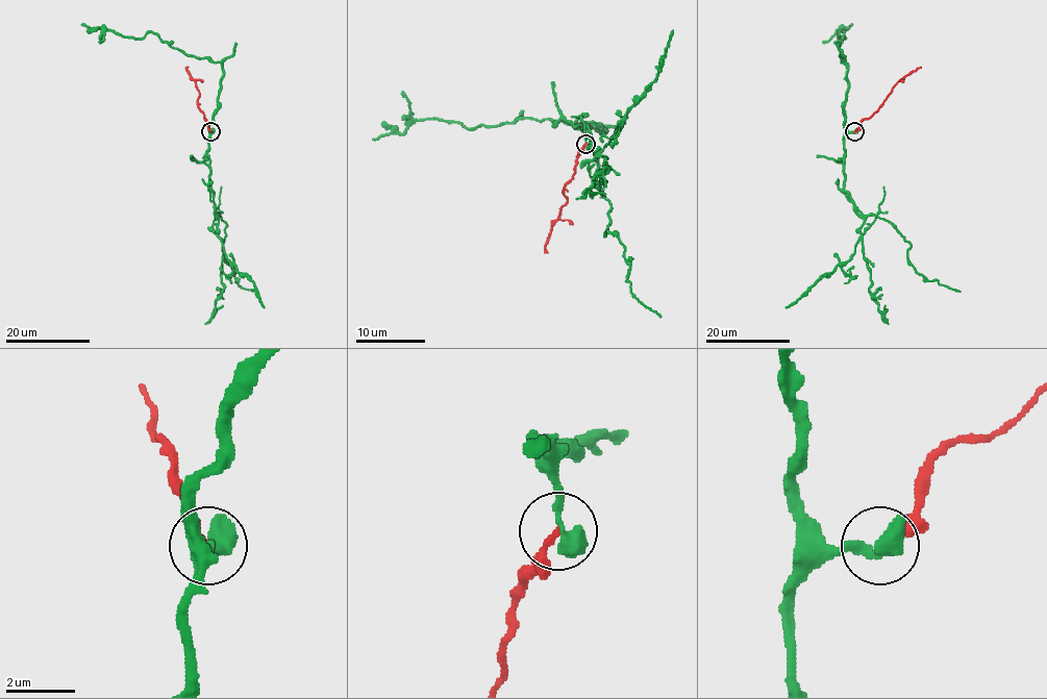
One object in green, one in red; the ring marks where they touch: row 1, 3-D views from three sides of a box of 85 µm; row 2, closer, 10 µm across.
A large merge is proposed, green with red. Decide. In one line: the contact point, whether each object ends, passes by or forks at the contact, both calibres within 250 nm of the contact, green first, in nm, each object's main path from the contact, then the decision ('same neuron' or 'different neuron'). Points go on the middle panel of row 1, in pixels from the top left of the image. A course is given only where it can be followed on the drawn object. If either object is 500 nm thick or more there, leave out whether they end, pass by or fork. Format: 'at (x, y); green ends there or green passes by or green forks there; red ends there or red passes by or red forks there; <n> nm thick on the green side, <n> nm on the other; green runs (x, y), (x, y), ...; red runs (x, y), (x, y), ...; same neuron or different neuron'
at (586, 144); 650 nm thick on the green side, 190 nm on the other; green runs (587, 144), (581, 126), (611, 203), (604, 236), (607, 231), (625, 247), (630, 292), (661, 318); red runs (586, 144), (575, 174), (566, 183), (566, 202), (550, 229), (544, 252); different neuron

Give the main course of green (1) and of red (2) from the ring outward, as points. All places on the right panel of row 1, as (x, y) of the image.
1: (854, 131), (844, 138), (850, 201), (891, 223), (911, 245), (907, 259), (917, 272), (961, 292)
2: (854, 131), (878, 108), (897, 82), (920, 67)

